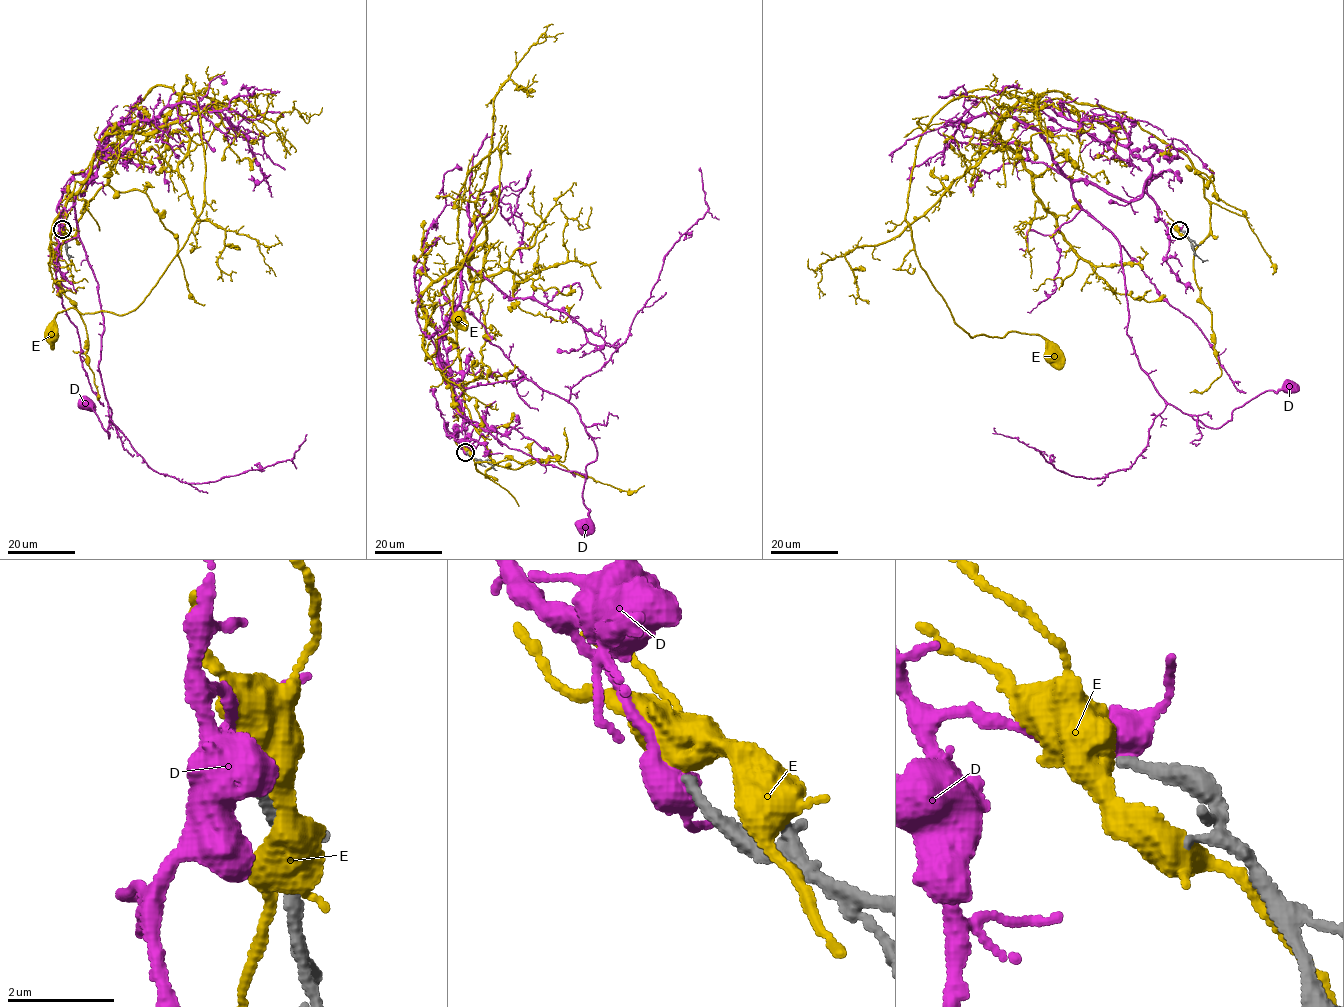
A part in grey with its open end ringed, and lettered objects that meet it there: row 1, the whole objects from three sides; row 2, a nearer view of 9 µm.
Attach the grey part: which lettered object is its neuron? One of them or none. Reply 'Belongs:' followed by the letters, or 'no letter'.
Belongs: no letter

